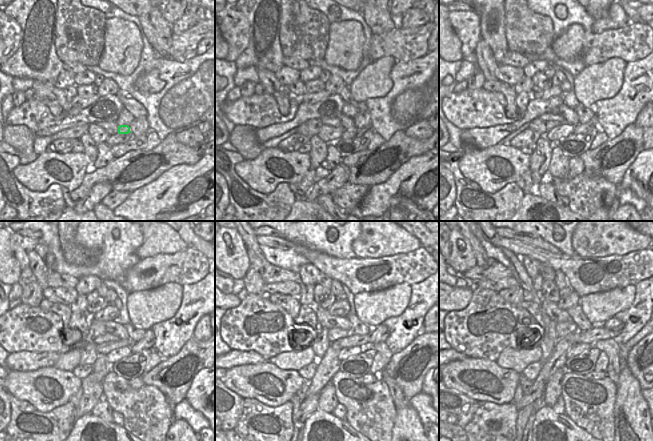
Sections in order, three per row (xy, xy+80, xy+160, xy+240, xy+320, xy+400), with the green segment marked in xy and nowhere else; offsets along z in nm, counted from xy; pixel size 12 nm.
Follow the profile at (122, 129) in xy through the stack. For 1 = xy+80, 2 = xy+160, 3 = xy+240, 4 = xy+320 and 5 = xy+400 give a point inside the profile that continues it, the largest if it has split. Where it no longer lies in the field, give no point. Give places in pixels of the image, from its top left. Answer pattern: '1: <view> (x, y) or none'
1: xy+80 (346, 122)
2: xy+160 (570, 116)
3: xy+240 (113, 327)
4: xy+320 (325, 319)
5: xy+400 (550, 308)

